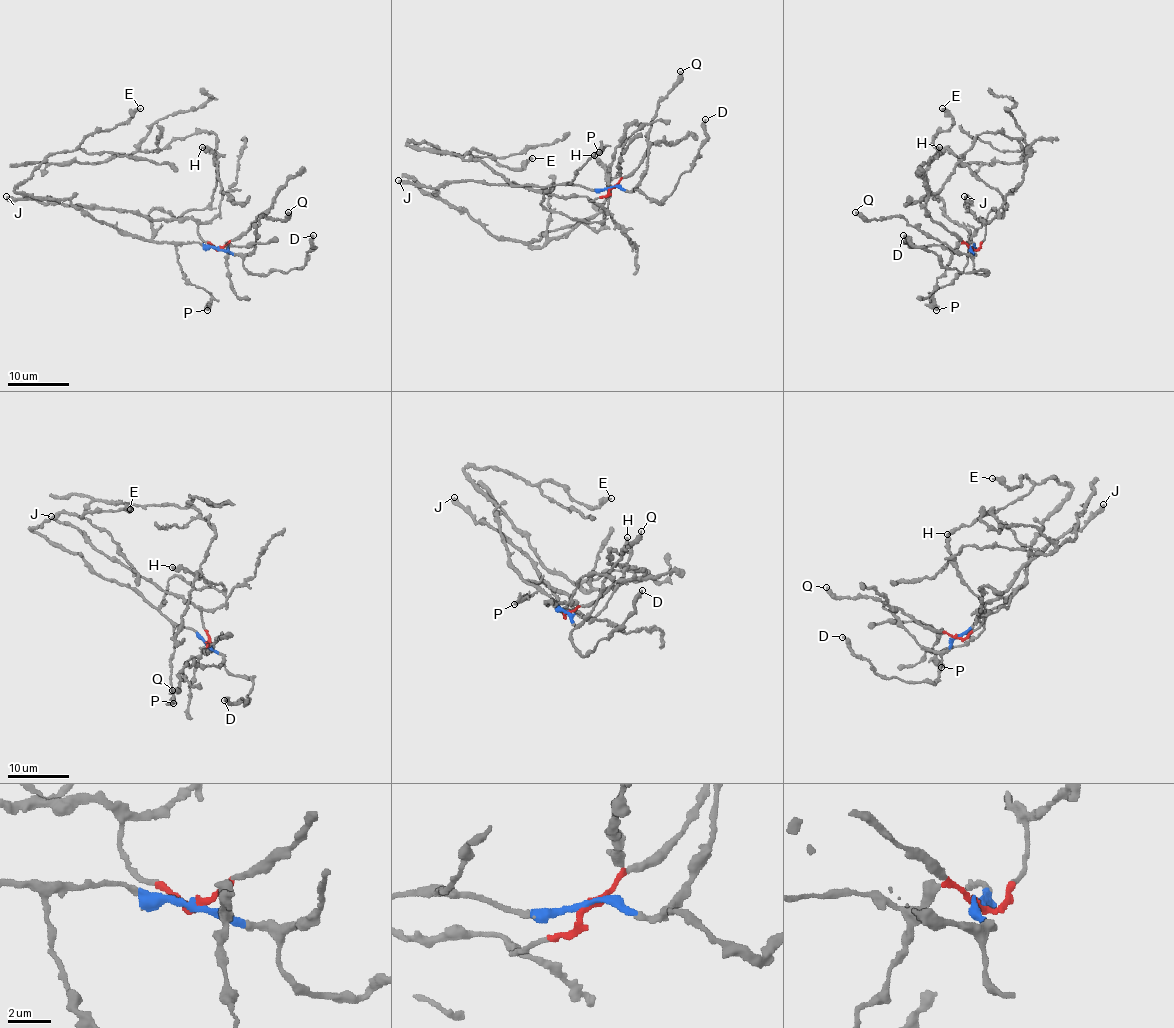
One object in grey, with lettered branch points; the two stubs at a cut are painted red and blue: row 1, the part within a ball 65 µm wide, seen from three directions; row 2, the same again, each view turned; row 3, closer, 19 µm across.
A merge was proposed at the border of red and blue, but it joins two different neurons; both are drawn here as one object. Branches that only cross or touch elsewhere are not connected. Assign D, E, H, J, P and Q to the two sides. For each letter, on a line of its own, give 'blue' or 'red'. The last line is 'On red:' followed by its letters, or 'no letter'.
D: blue
E: blue
H: blue
J: red
P: blue
Q: blue
On red: J

